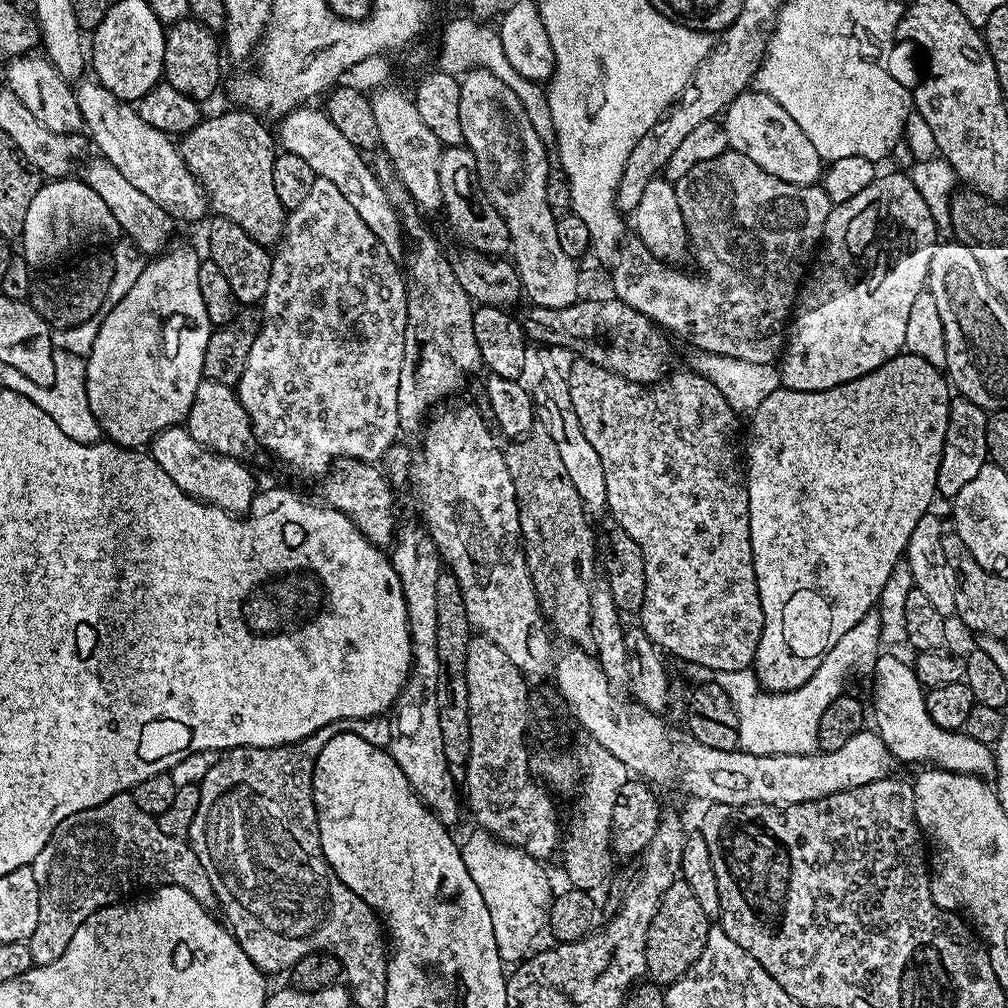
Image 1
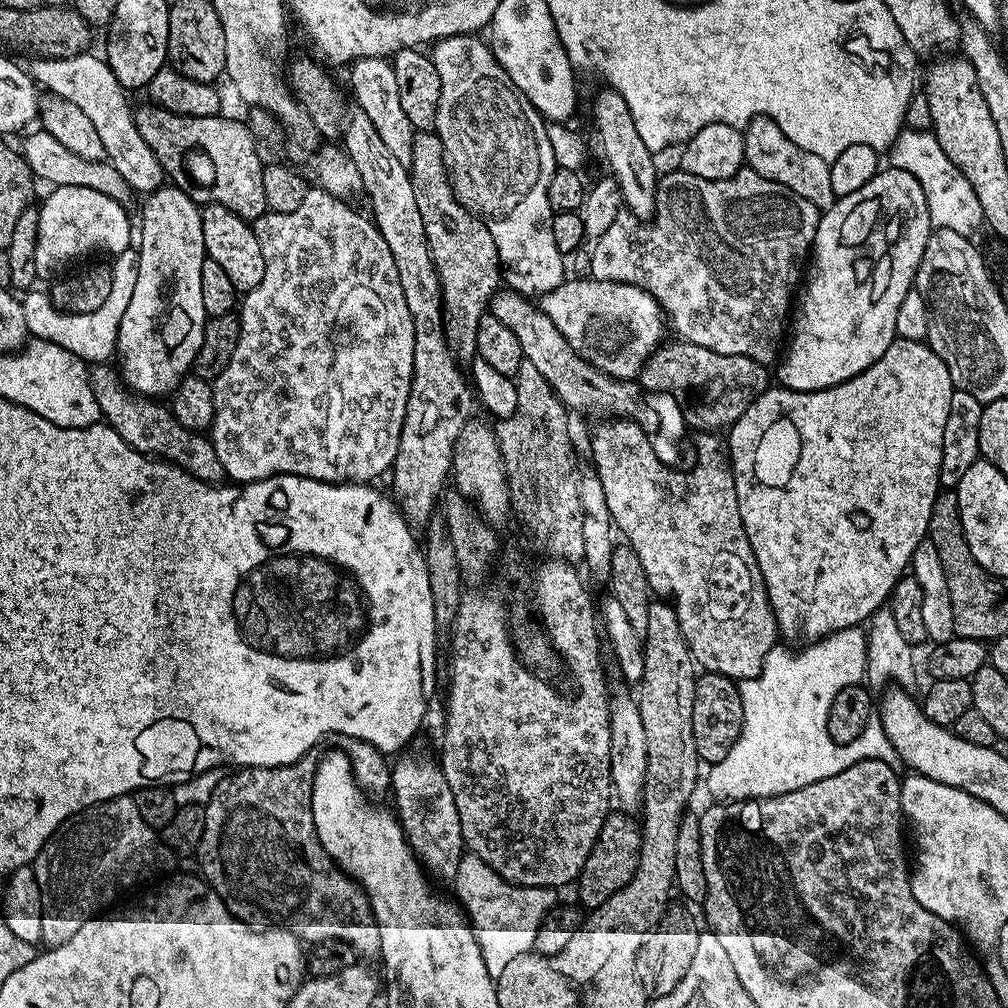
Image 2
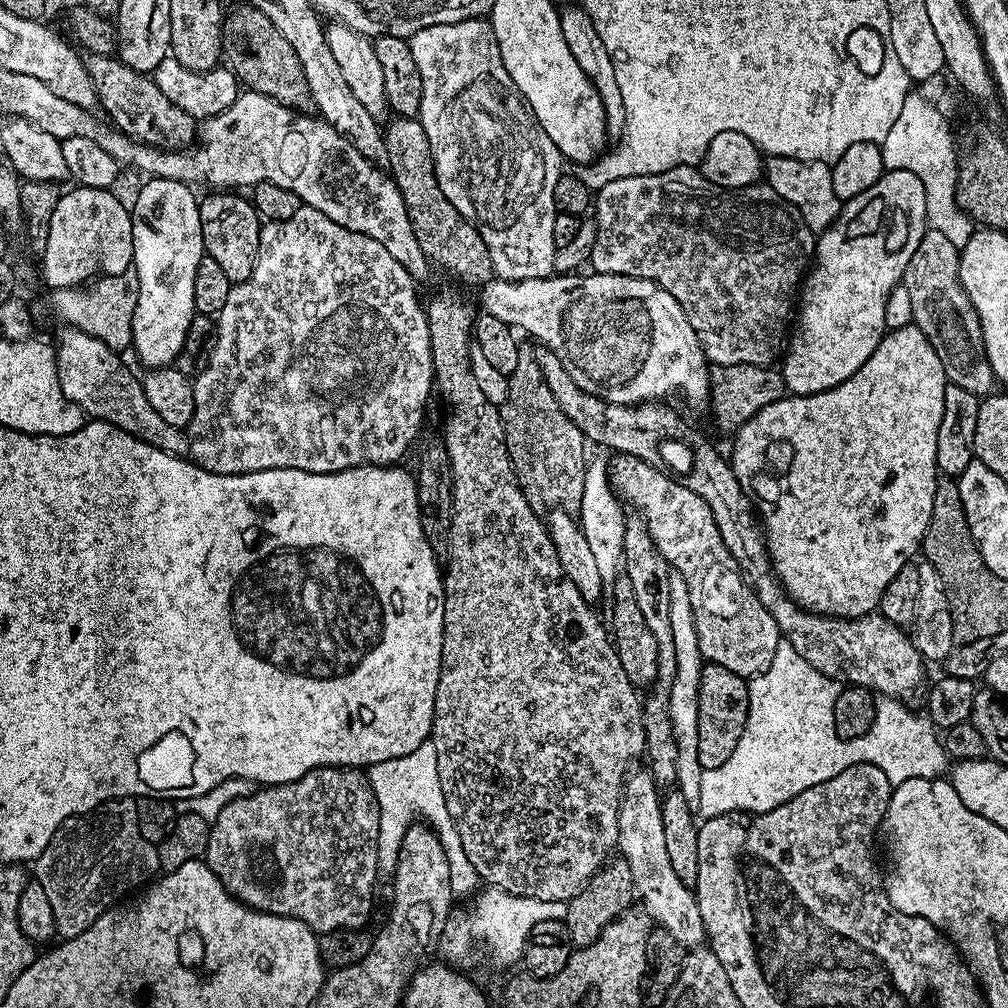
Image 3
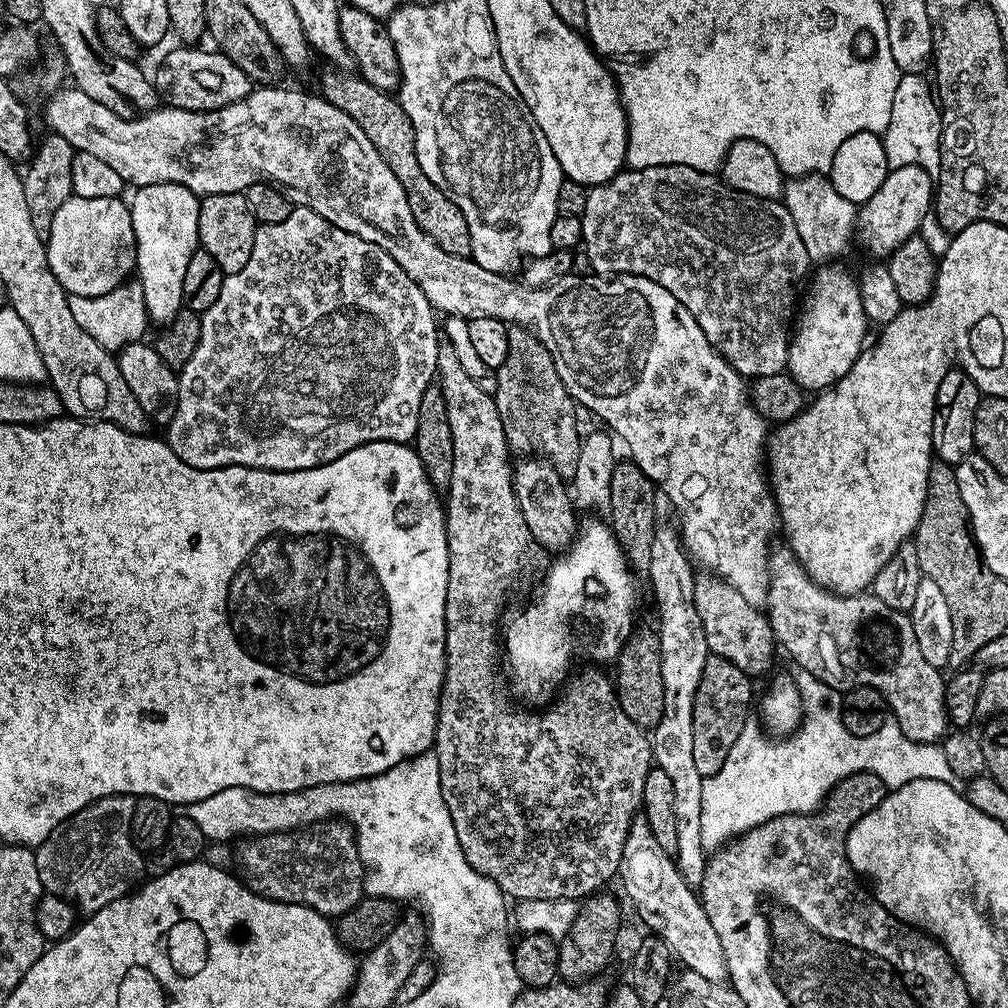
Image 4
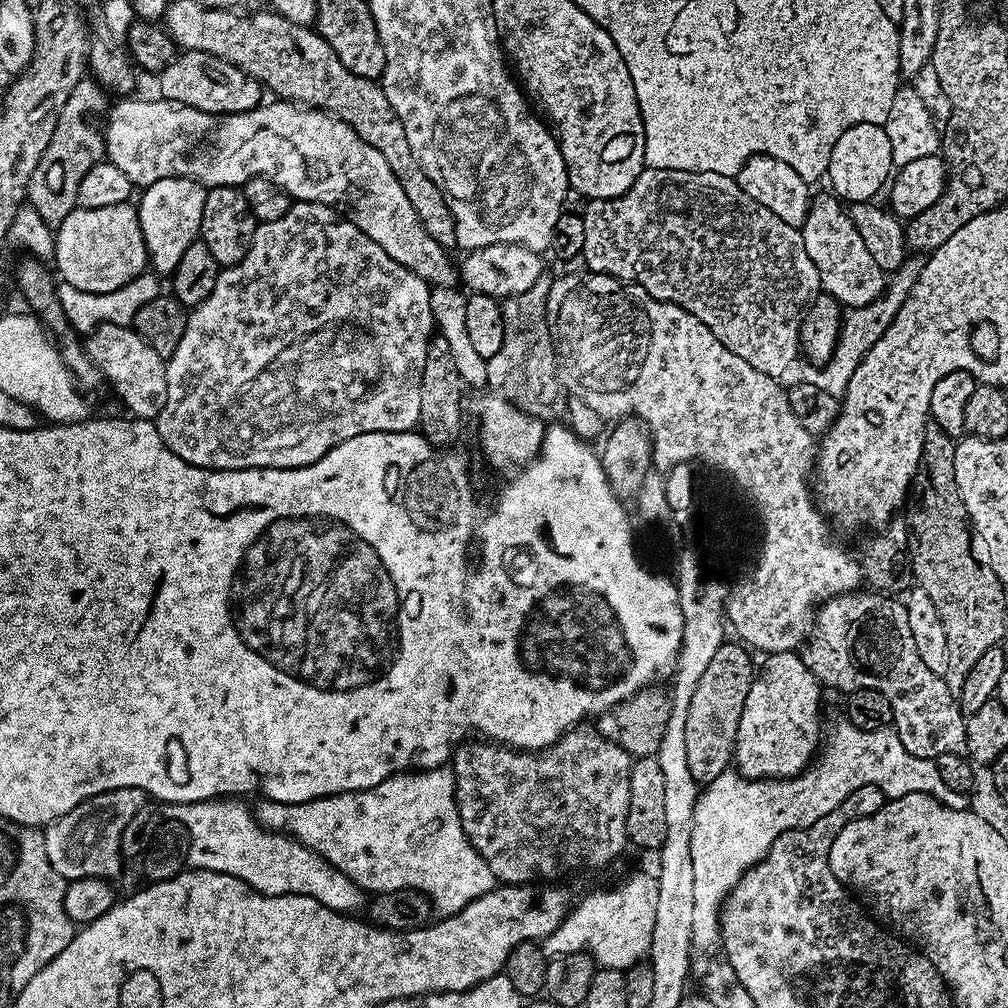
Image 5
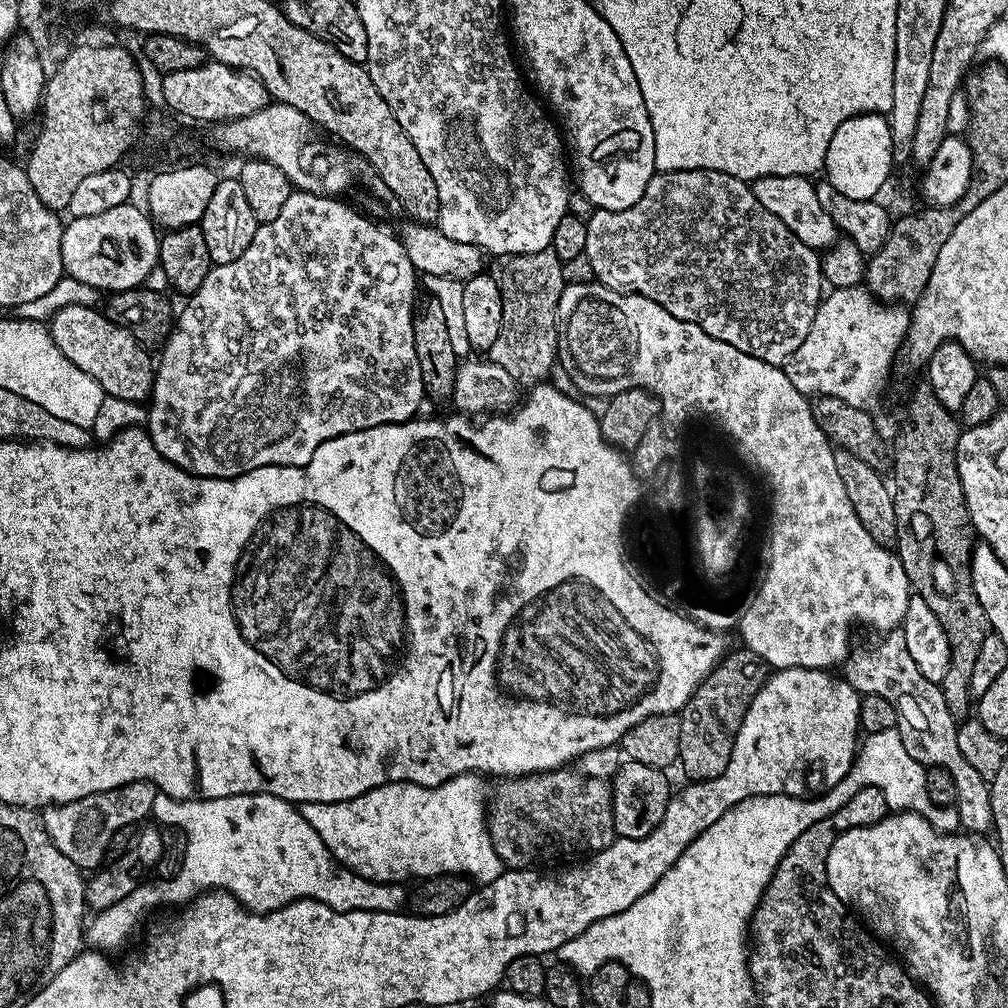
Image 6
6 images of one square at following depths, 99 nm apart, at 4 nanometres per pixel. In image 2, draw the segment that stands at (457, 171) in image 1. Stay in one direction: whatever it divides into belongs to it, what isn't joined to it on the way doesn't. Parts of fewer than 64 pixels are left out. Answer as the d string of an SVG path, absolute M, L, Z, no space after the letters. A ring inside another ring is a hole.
M435 131L415 133L412 157L408 165L411 185L414 186L414 198L418 198L418 211L422 214L422 226L426 226L426 242L430 246L430 254L440 278L440 289L444 295L444 337L448 339L448 345L452 347L457 357L475 357L478 322L489 311L493 293L502 284L502 265L500 257L496 255L496 243L483 220L473 215L453 194L451 177L444 159L444 148Z

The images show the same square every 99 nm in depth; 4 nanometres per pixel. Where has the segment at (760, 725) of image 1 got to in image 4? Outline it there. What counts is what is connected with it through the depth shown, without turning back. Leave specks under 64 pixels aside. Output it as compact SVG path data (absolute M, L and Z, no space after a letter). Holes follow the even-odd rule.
M803 670L797 671L794 679L802 705L799 728L787 738L769 738L755 728L755 723L749 722L742 734L738 734L738 742L734 742L726 762L722 762L722 770L704 777L702 846L706 853L715 853L750 829L779 816L815 812L833 786L855 772L874 774L890 790L922 778L946 782L955 788L961 785L954 770L947 765L941 745L908 740L892 719L874 734L851 736L842 722L842 693Z

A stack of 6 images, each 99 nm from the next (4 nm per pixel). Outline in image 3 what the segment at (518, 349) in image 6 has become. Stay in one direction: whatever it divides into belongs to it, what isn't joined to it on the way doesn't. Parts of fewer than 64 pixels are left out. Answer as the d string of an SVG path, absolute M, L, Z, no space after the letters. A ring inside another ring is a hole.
M521 351L518 366L514 366L508 377L508 397L499 409L512 469L530 506L537 510L579 509L586 465L586 439L554 400L531 351Z

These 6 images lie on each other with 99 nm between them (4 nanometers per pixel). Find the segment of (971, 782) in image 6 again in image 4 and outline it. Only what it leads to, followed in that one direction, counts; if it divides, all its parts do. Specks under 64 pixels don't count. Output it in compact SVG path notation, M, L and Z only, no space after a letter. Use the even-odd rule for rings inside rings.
M787 546L771 549L768 566L768 625L777 645L788 651L797 669L814 674L842 694L851 688L878 690L888 703L891 719L914 743L935 744L949 731L944 709L945 677L941 669L922 658L909 613L890 610L871 594L840 596L829 592L810 579Z

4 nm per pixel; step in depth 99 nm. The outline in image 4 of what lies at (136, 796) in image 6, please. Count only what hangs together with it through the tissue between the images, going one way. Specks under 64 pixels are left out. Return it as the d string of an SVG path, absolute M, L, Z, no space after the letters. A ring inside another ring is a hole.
M107 796L92 801L69 820L63 820L52 831L50 838L43 840L35 849L38 874L45 893L69 900L81 913L91 914L127 896L141 883L145 875L145 857L132 839L132 811L136 802L135 796Z

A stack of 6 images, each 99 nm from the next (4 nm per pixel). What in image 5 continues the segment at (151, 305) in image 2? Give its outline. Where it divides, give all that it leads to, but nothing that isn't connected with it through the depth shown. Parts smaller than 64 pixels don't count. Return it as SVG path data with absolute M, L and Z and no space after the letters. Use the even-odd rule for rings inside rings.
M162 178L158 182L147 185L141 192L144 193L140 196L138 211L140 213L142 234L148 251L148 264L152 272L168 278L171 277L172 272L178 266L178 258L182 258L182 254L186 254L186 246L193 244L200 235L202 210L208 193L204 185L190 178Z

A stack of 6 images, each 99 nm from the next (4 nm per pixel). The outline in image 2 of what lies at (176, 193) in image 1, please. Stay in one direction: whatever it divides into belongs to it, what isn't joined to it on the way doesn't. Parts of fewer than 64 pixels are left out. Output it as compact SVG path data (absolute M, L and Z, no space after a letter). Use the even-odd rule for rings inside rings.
M92 52L76 55L68 59L46 59L35 57L28 66L29 75L37 85L45 88L51 95L62 97L78 106L82 114L90 119L102 141L107 161L118 170L126 180L131 191L151 194L163 187L165 181L164 168L157 156L148 146L142 134L138 132L135 113L130 106L125 89L115 78L107 61L96 57Z

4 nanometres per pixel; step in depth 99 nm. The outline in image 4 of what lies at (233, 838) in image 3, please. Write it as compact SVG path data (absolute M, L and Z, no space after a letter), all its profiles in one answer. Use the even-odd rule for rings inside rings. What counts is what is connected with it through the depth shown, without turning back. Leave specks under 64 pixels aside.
M324 822L307 830L249 836L239 843L238 875L251 892L267 900L301 904L335 918L350 911L365 895L364 866L360 863L353 833L343 823Z

